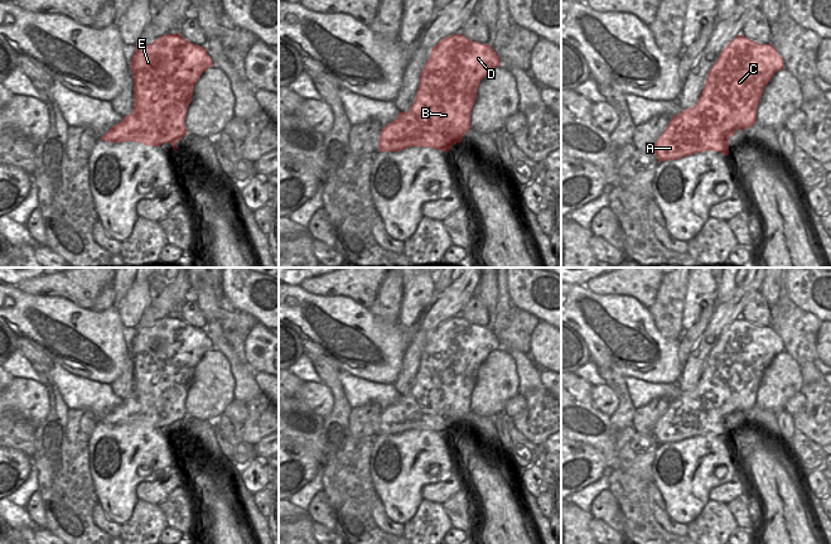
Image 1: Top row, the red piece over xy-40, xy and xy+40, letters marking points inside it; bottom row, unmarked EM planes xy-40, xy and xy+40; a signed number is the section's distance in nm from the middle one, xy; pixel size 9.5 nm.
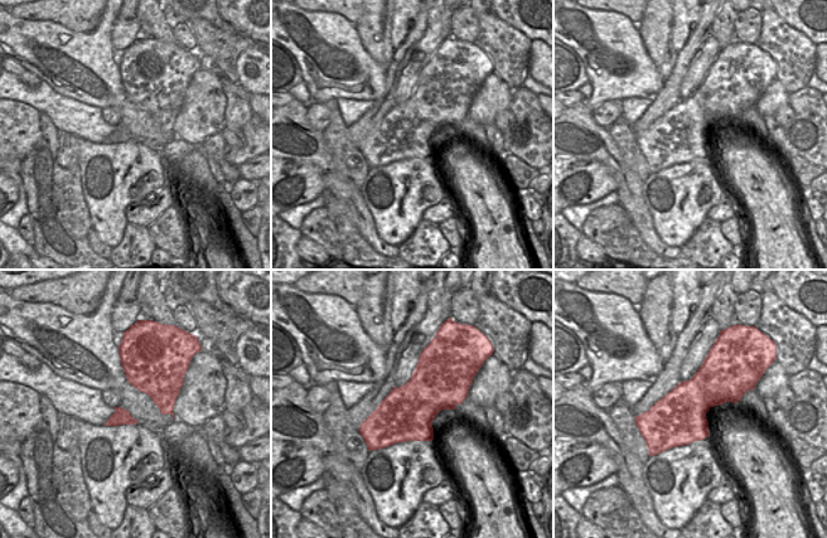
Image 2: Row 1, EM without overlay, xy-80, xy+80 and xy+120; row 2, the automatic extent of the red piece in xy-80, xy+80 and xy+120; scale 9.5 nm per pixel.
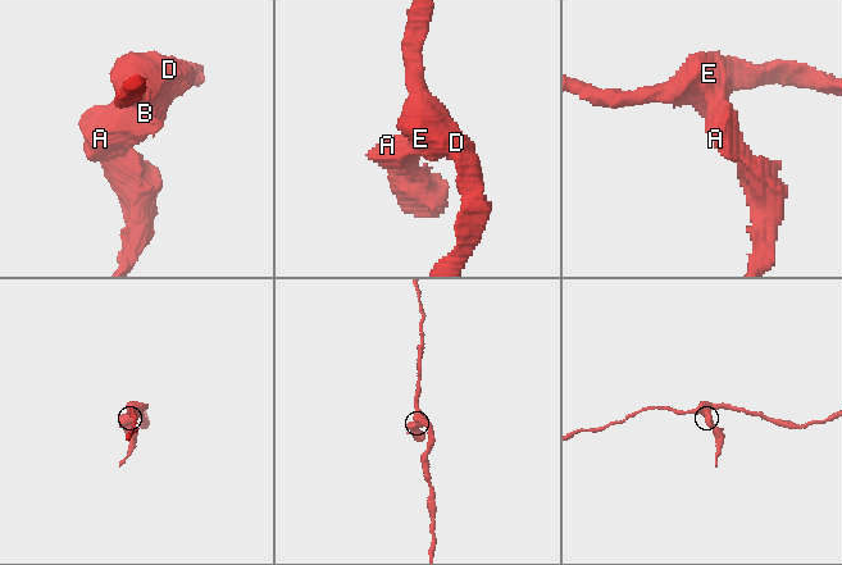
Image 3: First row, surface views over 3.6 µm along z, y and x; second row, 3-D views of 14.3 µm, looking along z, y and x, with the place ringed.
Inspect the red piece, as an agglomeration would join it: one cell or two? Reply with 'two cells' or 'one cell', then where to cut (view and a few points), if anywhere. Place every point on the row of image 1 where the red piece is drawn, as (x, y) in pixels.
two cells | xy (415, 101), (429, 109), (424, 115), (431, 130), (460, 140)

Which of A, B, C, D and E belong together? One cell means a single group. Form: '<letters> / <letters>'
A / B C D E

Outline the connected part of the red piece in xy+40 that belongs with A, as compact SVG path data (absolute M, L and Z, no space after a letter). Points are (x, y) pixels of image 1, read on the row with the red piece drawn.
M695 105L675 115L657 139L653 153L658 162L677 160L707 150L729 154L729 136L710 122L711 107Z

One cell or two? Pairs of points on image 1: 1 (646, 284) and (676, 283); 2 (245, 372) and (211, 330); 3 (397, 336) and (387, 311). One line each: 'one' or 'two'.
1: two
2: one
3: two

